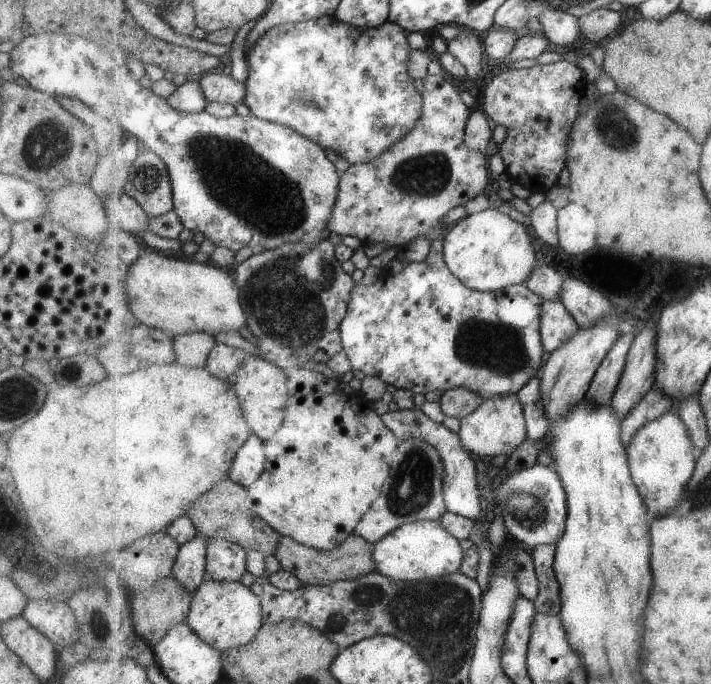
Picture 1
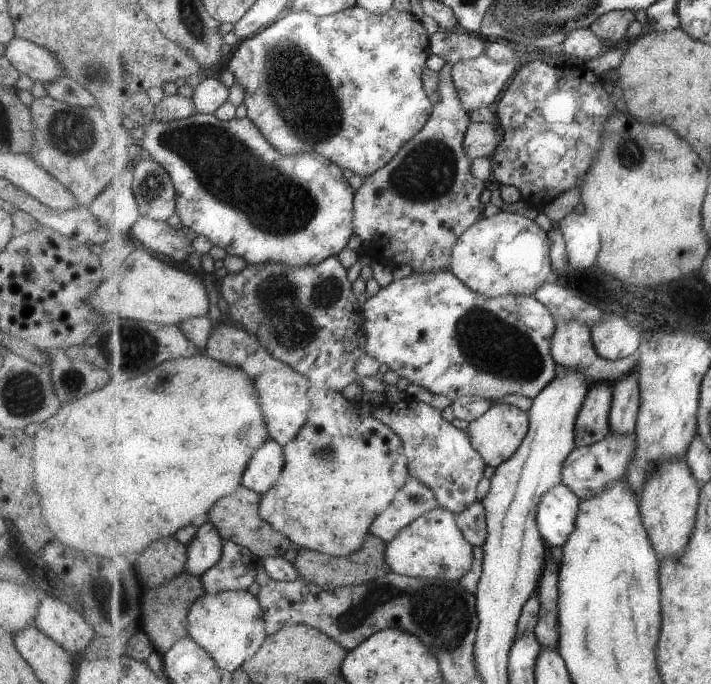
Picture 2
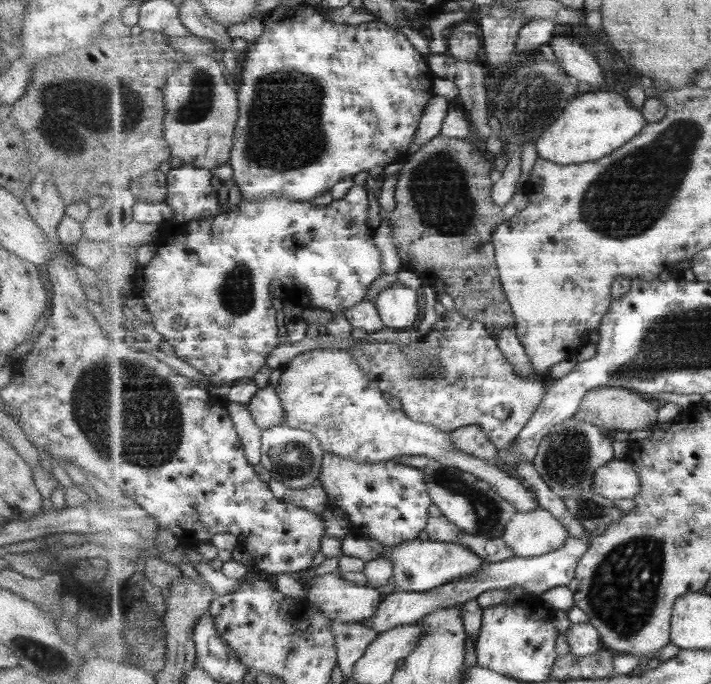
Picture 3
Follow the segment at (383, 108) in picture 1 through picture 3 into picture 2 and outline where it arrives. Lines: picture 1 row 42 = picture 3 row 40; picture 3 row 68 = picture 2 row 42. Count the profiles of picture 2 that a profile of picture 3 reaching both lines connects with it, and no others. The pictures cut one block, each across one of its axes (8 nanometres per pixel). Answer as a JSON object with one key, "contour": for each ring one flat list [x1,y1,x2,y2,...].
{"contour":[[355,5,332,15,317,16,309,11,289,10,274,23,243,40,233,55,227,58,227,70,234,75,235,82,245,89,244,104,247,108,247,116,280,151,286,154,317,153,336,162,346,173,354,173,361,178,366,178,389,164,402,146,409,142,431,118,434,106,429,100,430,94,425,90,423,78,426,69,425,60,431,53,430,46,430,34,427,34,425,24,410,11,399,11,393,8,384,13,372,13,366,8]]}

